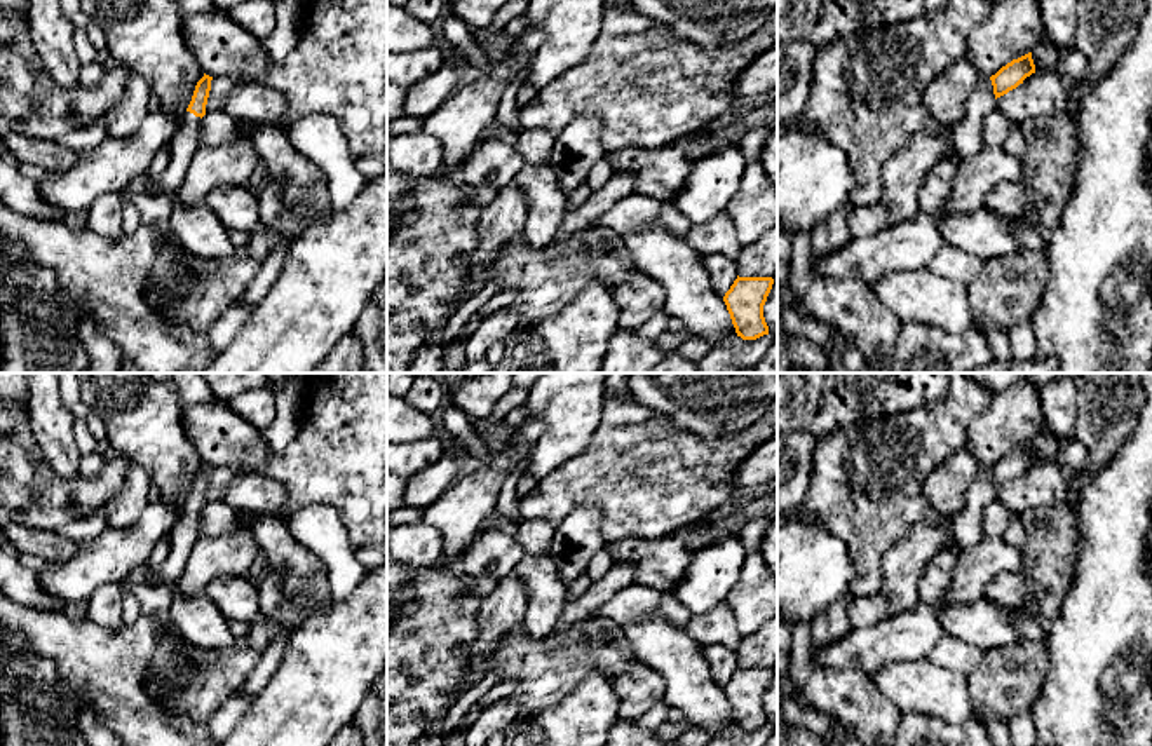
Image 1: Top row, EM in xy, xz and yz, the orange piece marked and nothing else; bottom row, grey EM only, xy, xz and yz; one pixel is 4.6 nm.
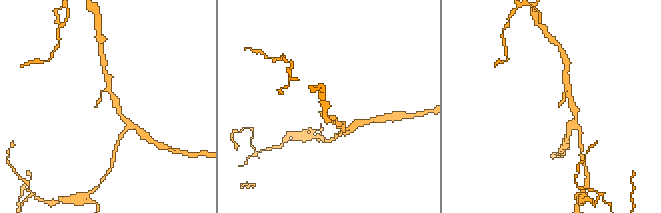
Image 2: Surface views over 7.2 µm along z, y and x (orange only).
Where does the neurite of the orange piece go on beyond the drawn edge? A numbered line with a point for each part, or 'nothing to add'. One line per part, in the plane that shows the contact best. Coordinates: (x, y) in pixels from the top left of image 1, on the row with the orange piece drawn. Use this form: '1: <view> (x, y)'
1: xy (183, 145)

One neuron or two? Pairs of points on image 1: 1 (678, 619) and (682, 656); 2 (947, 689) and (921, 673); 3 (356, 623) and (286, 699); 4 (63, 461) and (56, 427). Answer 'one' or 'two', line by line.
1: two
2: one
3: one
4: one

